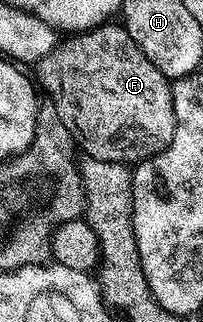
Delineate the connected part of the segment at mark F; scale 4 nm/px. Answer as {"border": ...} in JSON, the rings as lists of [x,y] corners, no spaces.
{"border":[[[107,21],[90,31],[71,34],[59,41],[52,53],[38,60],[36,70],[37,86],[44,95],[46,90],[47,97],[54,102],[54,111],[58,114],[57,122],[61,130],[67,136],[74,135],[76,142],[83,142],[82,147],[89,158],[103,159],[105,163],[129,160],[131,164],[137,165],[144,159],[159,155],[172,141],[176,117],[172,105],[171,80],[160,73],[160,69],[156,69],[156,65],[152,65],[148,57],[144,57],[140,45],[132,41],[125,26]]]}

